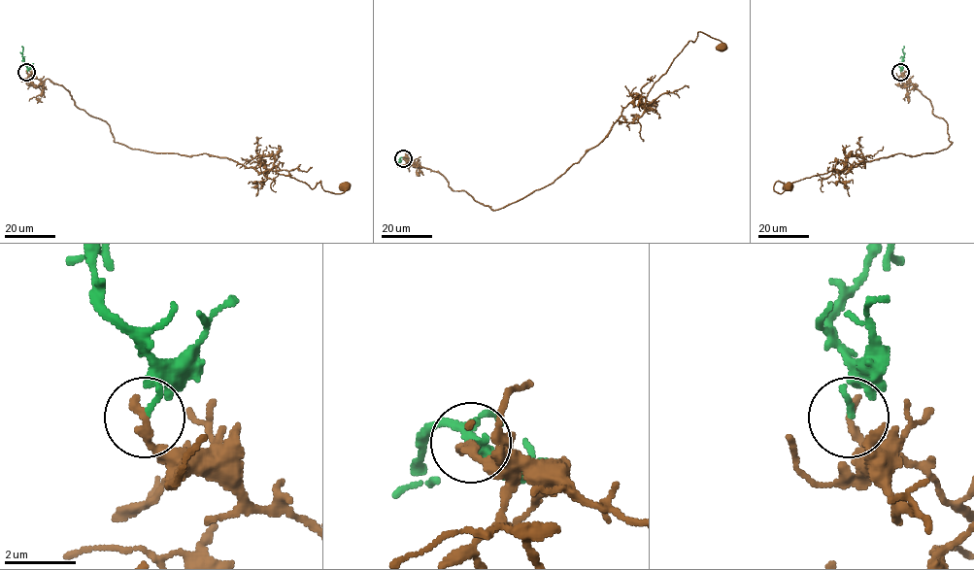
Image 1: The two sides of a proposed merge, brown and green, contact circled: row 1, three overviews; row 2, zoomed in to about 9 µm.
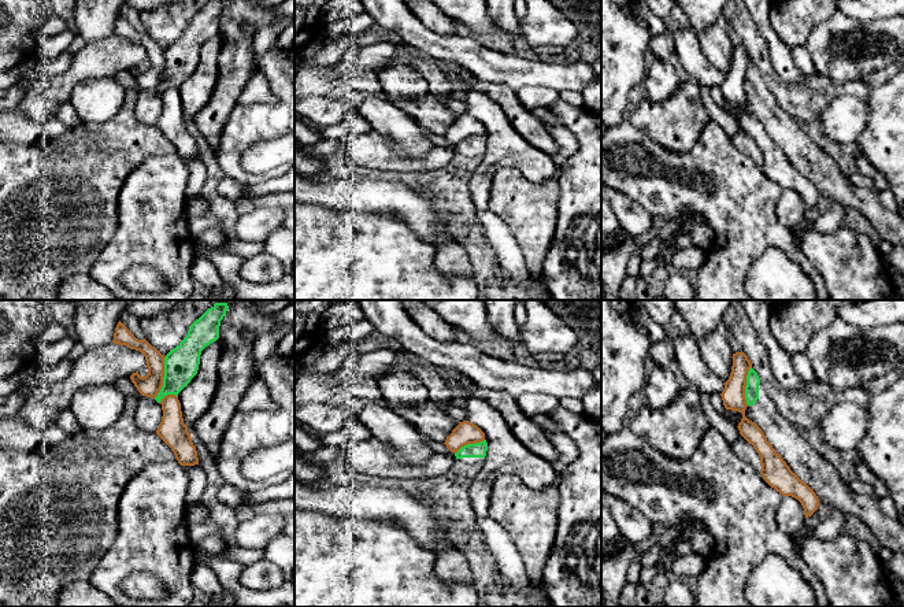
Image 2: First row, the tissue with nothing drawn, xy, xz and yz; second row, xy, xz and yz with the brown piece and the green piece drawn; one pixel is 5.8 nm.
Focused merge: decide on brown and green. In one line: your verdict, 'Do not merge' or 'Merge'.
Do not merge

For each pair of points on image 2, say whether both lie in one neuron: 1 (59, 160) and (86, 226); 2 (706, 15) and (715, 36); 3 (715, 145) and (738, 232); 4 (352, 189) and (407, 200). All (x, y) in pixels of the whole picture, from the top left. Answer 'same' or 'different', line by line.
1: same
2: different
3: same
4: same

